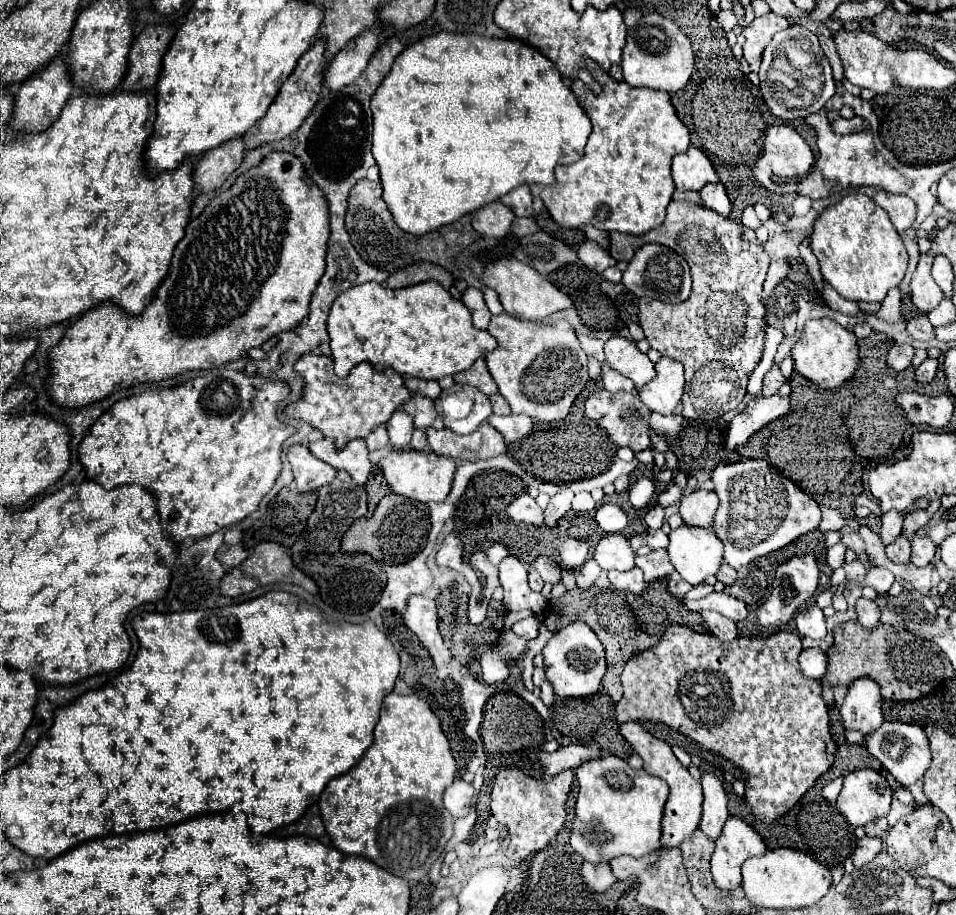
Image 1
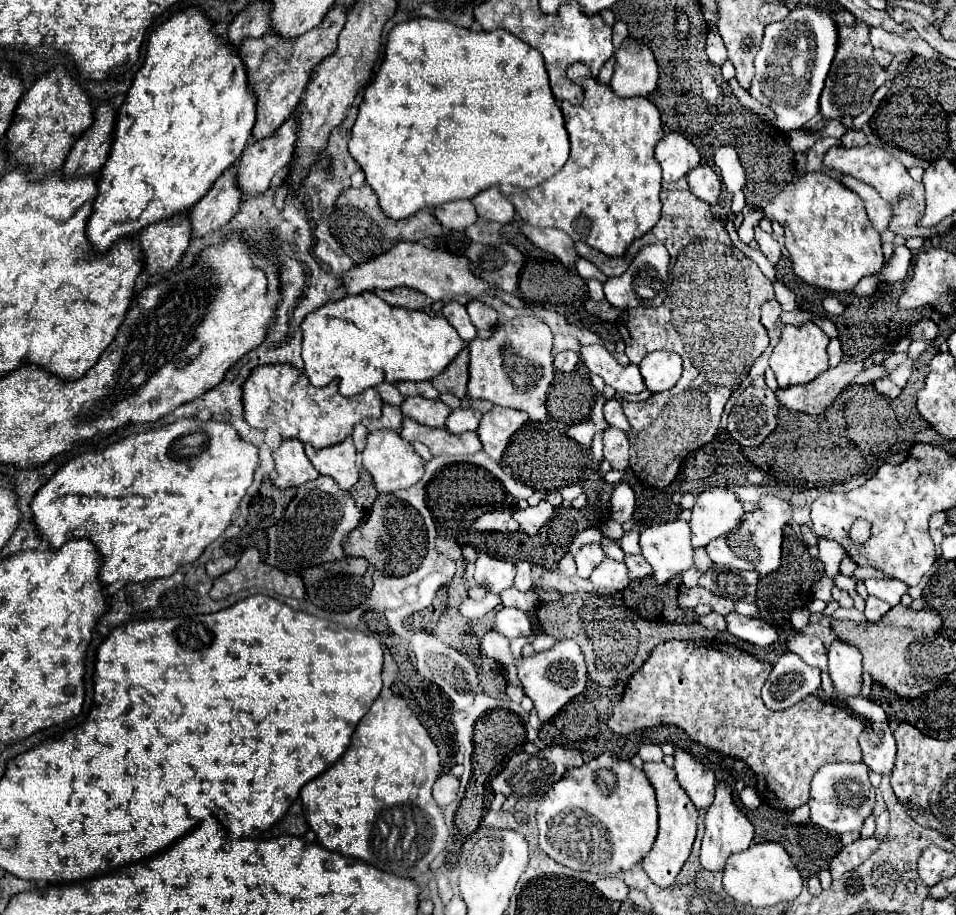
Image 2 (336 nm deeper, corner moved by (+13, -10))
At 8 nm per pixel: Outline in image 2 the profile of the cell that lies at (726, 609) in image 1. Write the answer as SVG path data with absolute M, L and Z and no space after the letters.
M732 612L726 616L726 622L728 622L730 634L734 634L754 646L766 648L766 646L778 642L778 630L764 620L748 618L748 616L740 616L740 614Z

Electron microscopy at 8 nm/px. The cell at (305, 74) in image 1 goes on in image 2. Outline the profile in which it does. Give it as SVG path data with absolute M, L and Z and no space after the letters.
M230 168L226 176L218 178L218 184L214 184L214 188L202 198L202 202L198 202L190 210L188 220L192 226L192 234L196 238L202 238L228 224L230 218L238 212L240 200L242 192L236 188L234 172Z

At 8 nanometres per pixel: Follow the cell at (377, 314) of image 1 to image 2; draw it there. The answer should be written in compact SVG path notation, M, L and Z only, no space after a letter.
M374 292L328 302L302 320L304 372L314 386L338 380L342 396L358 396L382 382L422 382L438 376L466 346L458 332L440 316L390 306Z

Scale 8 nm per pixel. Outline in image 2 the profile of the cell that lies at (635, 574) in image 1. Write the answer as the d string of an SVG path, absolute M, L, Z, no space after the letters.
M604 560L590 576L592 584L602 586L602 588L614 588L614 590L624 590L630 582L628 578L628 568L624 562L616 560Z

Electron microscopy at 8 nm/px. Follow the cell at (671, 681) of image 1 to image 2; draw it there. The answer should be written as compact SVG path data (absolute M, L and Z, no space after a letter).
M670 640L650 654L646 664L628 680L624 698L614 706L608 726L616 734L628 734L640 728L650 728L658 724L672 724L682 728L692 740L718 750L728 756L744 760L758 776L758 794L764 802L780 810L794 810L808 802L810 780L814 772L826 762L862 762L862 752L858 746L858 736L864 730L864 722L854 714L846 712L842 706L824 702L810 694L802 698L792 708L782 712L772 712L764 706L760 690L770 674L772 666L768 662L756 660L748 652L714 640Z

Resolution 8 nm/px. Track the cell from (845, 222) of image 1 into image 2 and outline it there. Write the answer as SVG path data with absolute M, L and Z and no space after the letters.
M822 172L794 174L792 182L764 208L764 214L784 226L794 274L806 284L850 292L860 278L876 274L882 268L880 234L870 224L860 196Z

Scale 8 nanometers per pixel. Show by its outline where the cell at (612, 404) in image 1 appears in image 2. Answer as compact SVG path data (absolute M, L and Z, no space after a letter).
M608 428L608 432L602 434L604 442L604 458L610 462L614 470L626 470L628 466L628 438L622 430Z

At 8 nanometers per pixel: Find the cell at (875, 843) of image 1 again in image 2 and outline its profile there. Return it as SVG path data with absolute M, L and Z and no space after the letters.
M870 836L870 838L858 838L856 842L844 846L830 862L830 874L832 880L838 880L842 874L854 870L856 866L860 866L864 860L870 858L872 852L876 852L878 844L882 842L880 836Z

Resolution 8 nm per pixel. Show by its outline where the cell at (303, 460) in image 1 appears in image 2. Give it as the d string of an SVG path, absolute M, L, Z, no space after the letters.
M284 440L278 450L274 450L276 462L276 478L274 484L278 488L290 488L304 482L310 482L318 476L318 470L304 454L304 444L300 440Z

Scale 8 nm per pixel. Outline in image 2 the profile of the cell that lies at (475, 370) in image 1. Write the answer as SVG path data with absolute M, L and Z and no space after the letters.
M464 348L452 362L450 366L444 368L444 372L440 372L440 376L436 380L432 380L432 386L436 390L444 390L450 392L458 398L466 396L466 382L468 382L468 350Z

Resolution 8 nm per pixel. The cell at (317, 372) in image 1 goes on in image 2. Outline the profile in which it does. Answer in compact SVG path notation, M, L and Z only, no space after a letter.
M270 364L252 370L242 386L244 418L256 430L266 430L266 420L274 418L280 424L282 438L298 438L304 444L312 444L316 450L340 444L352 434L354 424L364 418L378 418L382 400L380 394L370 388L354 398L344 398L338 394L338 382L330 382L324 388L310 384L304 372L290 364Z

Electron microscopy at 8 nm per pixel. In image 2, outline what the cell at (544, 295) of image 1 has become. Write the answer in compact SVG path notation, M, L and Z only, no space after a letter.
M398 242L390 252L368 260L366 264L356 264L350 272L342 274L342 288L346 294L360 294L364 290L390 290L396 286L408 286L424 292L432 300L454 300L458 296L468 294L470 298L478 298L482 294L492 294L490 286L476 278L470 272L468 258L454 256L444 250L430 250L414 242Z

